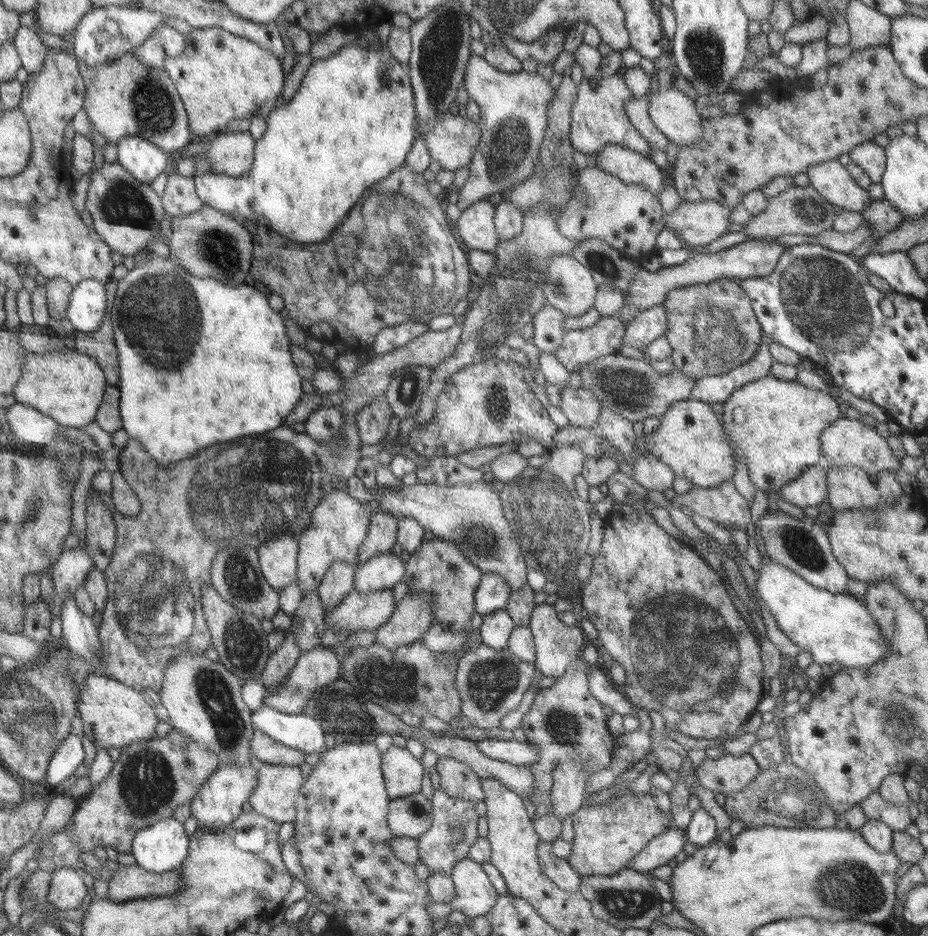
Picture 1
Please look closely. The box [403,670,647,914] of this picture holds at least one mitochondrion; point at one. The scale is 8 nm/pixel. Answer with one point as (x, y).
(562, 725)

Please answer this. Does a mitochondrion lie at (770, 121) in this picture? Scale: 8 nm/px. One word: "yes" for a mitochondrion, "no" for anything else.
no

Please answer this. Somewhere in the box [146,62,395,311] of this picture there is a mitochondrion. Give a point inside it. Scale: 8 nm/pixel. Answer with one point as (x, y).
(217, 248)

